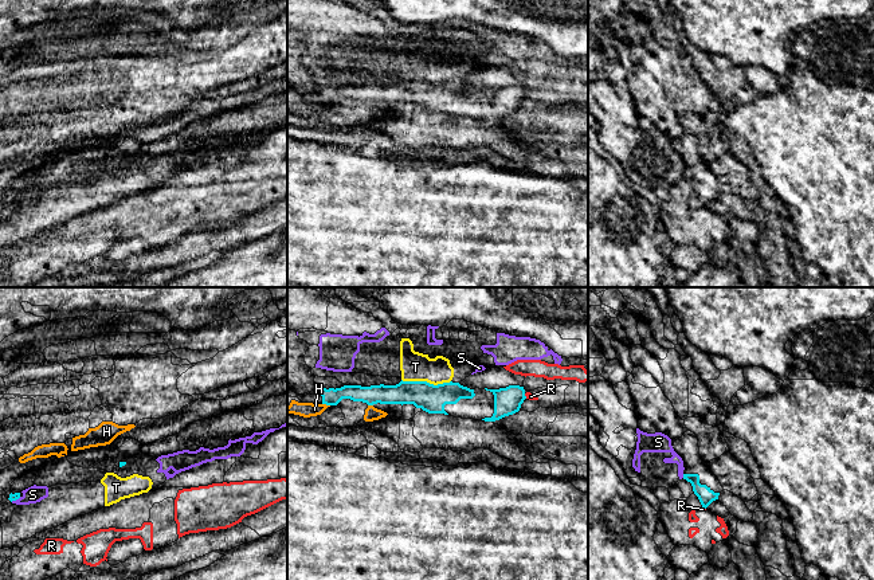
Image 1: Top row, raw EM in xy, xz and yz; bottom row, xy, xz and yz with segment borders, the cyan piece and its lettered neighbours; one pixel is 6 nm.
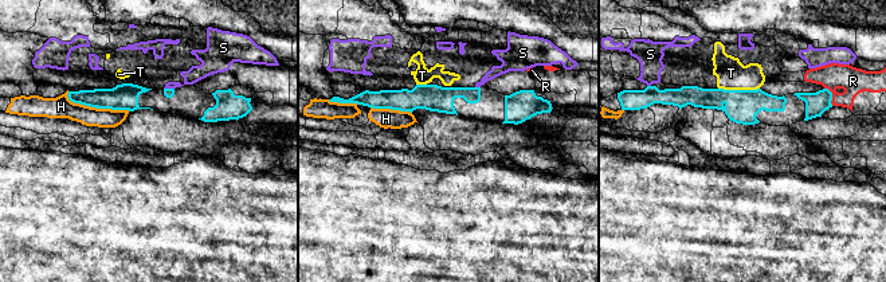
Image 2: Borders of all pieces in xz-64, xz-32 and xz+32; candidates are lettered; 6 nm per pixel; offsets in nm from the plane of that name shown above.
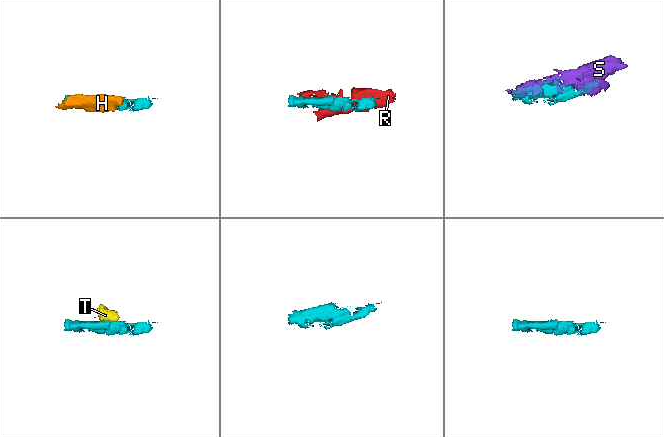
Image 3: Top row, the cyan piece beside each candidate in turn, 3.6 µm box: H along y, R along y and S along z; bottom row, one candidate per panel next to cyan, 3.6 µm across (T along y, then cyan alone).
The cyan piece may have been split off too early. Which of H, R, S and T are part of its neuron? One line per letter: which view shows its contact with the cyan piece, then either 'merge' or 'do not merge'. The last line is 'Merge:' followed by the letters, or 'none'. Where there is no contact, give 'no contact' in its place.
H: contact in xz; do not merge
R: contact in xz; do not merge
S: contact in yz; do not merge
T: contact in xz; do not merge
Merge: none

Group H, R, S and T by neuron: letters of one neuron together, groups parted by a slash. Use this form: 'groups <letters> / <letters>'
groups H / R / S T

